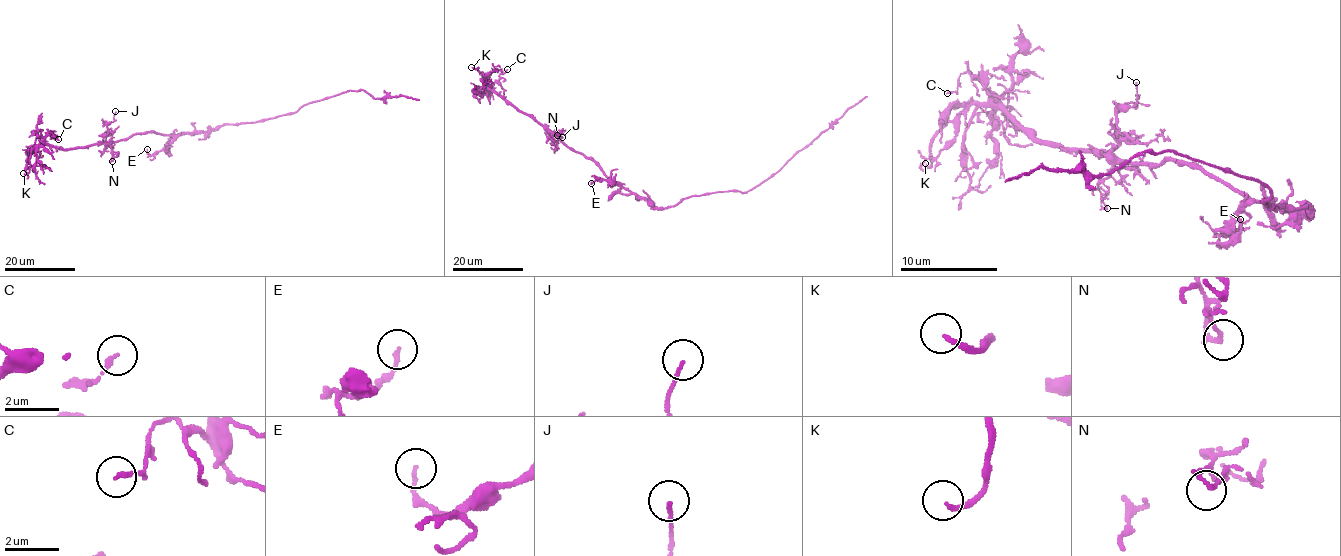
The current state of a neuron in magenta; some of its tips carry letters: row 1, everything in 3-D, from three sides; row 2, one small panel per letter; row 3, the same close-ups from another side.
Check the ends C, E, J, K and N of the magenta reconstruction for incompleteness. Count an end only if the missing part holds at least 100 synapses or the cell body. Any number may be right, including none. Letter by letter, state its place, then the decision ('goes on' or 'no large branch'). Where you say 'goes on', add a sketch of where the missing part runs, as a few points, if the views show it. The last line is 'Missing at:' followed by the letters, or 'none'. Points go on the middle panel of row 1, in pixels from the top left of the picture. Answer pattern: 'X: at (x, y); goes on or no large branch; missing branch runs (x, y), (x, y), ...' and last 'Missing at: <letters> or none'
C: at (507, 69); no large branch
E: at (591, 183); no large branch
J: at (562, 137); no large branch
K: at (471, 67); goes on
N: at (557, 135); no large branch
Missing at: K

